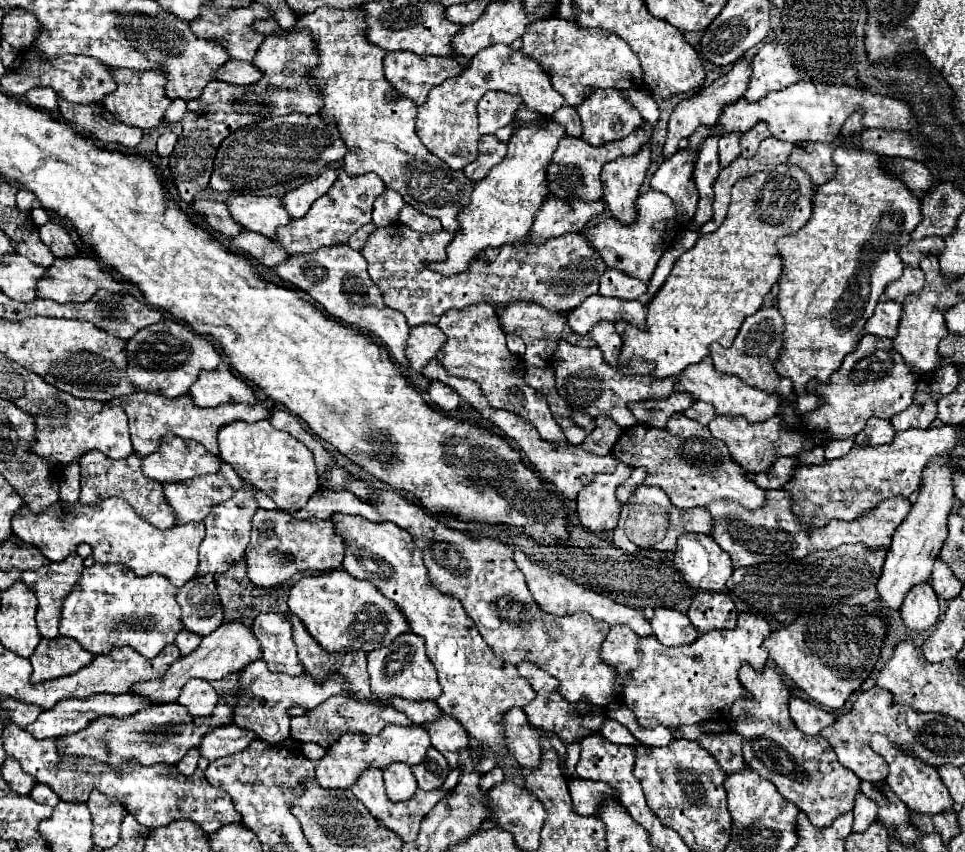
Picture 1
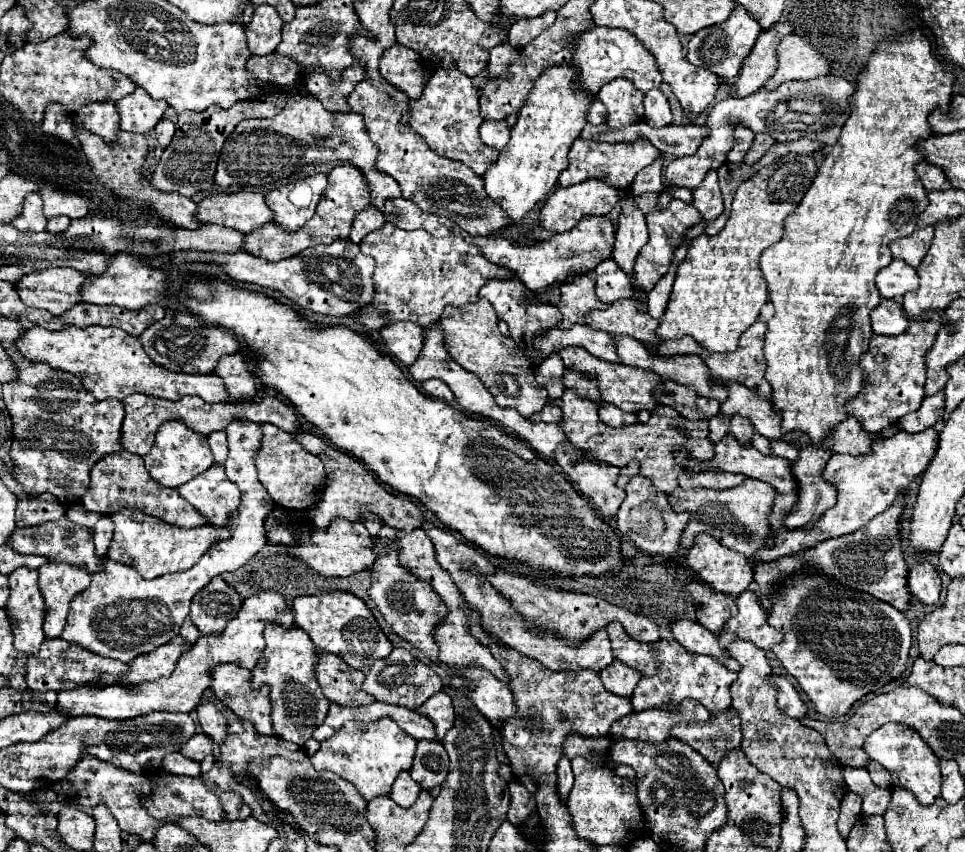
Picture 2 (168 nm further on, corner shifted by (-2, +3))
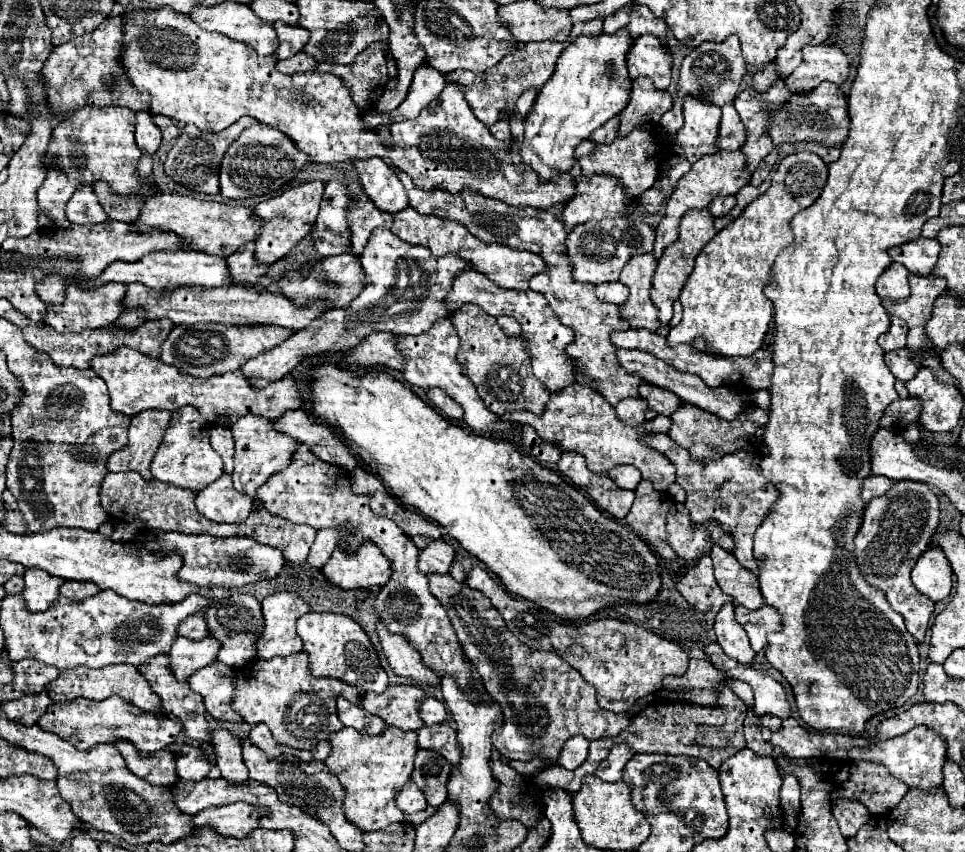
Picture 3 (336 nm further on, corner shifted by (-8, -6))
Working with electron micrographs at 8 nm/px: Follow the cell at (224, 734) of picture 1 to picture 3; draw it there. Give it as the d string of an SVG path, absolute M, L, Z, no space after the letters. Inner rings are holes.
M179 746L179 752L175 752L175 760L177 760L177 776L181 780L203 780L209 770L211 764L209 760L205 760L205 756L201 756L201 748L197 746Z

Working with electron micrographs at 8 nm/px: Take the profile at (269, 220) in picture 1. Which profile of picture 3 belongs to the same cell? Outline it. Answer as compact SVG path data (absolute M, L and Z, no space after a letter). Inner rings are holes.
M157 192L145 200L141 214L135 222L131 222L131 232L173 232L181 238L181 244L189 244L191 250L215 254L215 256L231 256L241 244L257 238L261 230L261 220L253 220L251 208L245 206L229 206L219 202L197 200L179 192Z

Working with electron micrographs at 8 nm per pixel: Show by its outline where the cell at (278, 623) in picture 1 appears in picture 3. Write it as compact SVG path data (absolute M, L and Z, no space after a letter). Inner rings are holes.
M299 652L299 654L293 654L293 656L279 658L279 660L253 662L253 666L249 666L249 670L245 670L243 674L237 674L231 708L235 712L241 712L243 722L247 722L251 726L255 726L259 722L267 724L277 742L287 744L291 748L311 750L313 744L317 744L319 740L329 740L331 734L339 730L339 718L337 718L337 708L335 708L337 696L345 696L353 704L359 704L363 700L363 694L359 690L355 690L353 686L349 686L349 684L341 684L339 680L325 680L325 678L315 680L311 676L309 668L307 668L305 652Z

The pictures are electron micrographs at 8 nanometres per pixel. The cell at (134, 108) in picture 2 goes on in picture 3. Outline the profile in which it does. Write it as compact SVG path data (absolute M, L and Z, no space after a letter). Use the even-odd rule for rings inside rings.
M139 112L137 114L137 126L135 126L135 138L137 138L137 146L141 148L141 152L153 156L159 146L161 146L161 132L159 128L153 124L151 112Z

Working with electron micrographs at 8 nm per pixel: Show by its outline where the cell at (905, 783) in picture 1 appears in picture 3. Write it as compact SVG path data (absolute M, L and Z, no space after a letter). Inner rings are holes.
M917 726L901 736L883 740L883 742L873 742L863 748L851 748L849 758L851 760L875 760L879 764L885 764L893 776L899 776L905 784L911 788L921 788L929 790L933 786L943 784L943 764L945 764L945 740L937 732L929 730L927 726Z

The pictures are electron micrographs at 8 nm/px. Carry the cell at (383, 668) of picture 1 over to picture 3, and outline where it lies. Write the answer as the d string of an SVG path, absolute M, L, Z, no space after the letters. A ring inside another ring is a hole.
M389 686L381 696L373 696L373 692L365 694L361 706L373 716L381 716L387 726L419 730L423 726L419 718L419 704L423 698L425 690L419 686Z

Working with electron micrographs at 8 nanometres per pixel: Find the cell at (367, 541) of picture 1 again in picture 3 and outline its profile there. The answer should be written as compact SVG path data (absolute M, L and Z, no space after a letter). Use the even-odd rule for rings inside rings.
M437 540L419 552L419 570L423 574L431 574L431 572L447 574L453 558L455 558L453 548L447 542Z

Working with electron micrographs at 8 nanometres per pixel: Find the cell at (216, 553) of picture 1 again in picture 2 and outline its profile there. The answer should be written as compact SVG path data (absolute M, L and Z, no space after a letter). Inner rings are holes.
M233 421L227 427L227 441L229 457L225 461L225 471L227 477L241 489L241 505L229 515L229 521L225 525L231 537L213 543L205 551L201 561L189 571L155 577L151 581L141 579L135 567L105 559L101 563L101 571L91 575L91 585L71 601L67 625L61 635L65 641L79 643L81 647L95 651L101 657L129 663L137 655L149 653L155 647L161 647L177 637L183 621L189 615L189 603L193 595L203 589L215 575L239 569L265 547L267 541L263 523L269 511L273 511L275 503L267 495L267 489L259 483L257 469L253 465L255 451L261 443L261 429L253 421Z

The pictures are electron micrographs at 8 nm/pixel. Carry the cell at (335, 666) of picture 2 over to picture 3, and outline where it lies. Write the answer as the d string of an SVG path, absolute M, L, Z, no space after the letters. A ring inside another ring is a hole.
M339 698L337 700L337 714L339 714L339 720L345 724L345 726L351 726L355 728L357 732L361 734L369 734L369 736L379 736L383 734L385 730L385 722L377 716L369 716L369 712L365 712L359 704L351 704L347 702L345 698Z

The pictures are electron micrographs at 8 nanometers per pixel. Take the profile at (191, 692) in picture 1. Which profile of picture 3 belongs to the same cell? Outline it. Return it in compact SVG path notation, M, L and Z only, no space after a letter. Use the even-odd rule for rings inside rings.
M215 730L211 738L217 752L217 766L221 770L221 776L233 784L247 784L249 774L241 758L239 738L227 730Z

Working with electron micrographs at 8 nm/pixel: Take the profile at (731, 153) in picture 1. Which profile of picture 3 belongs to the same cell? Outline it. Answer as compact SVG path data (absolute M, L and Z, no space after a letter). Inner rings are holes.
M777 80L769 92L759 94L751 88L745 88L737 94L735 110L741 116L741 122L747 128L747 142L743 144L741 152L747 156L747 168L753 172L757 164L777 146L769 138L769 110L775 110L773 106L783 106L791 100L793 92L787 90L783 80Z

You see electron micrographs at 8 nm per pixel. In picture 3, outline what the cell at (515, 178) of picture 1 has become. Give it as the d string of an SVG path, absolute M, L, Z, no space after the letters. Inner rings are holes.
M619 30L615 34L603 32L597 38L579 36L561 52L553 76L541 88L527 116L525 140L521 144L521 158L541 180L551 180L557 172L569 172L575 162L577 144L627 106L631 78L625 58L631 44L633 38L629 32Z

